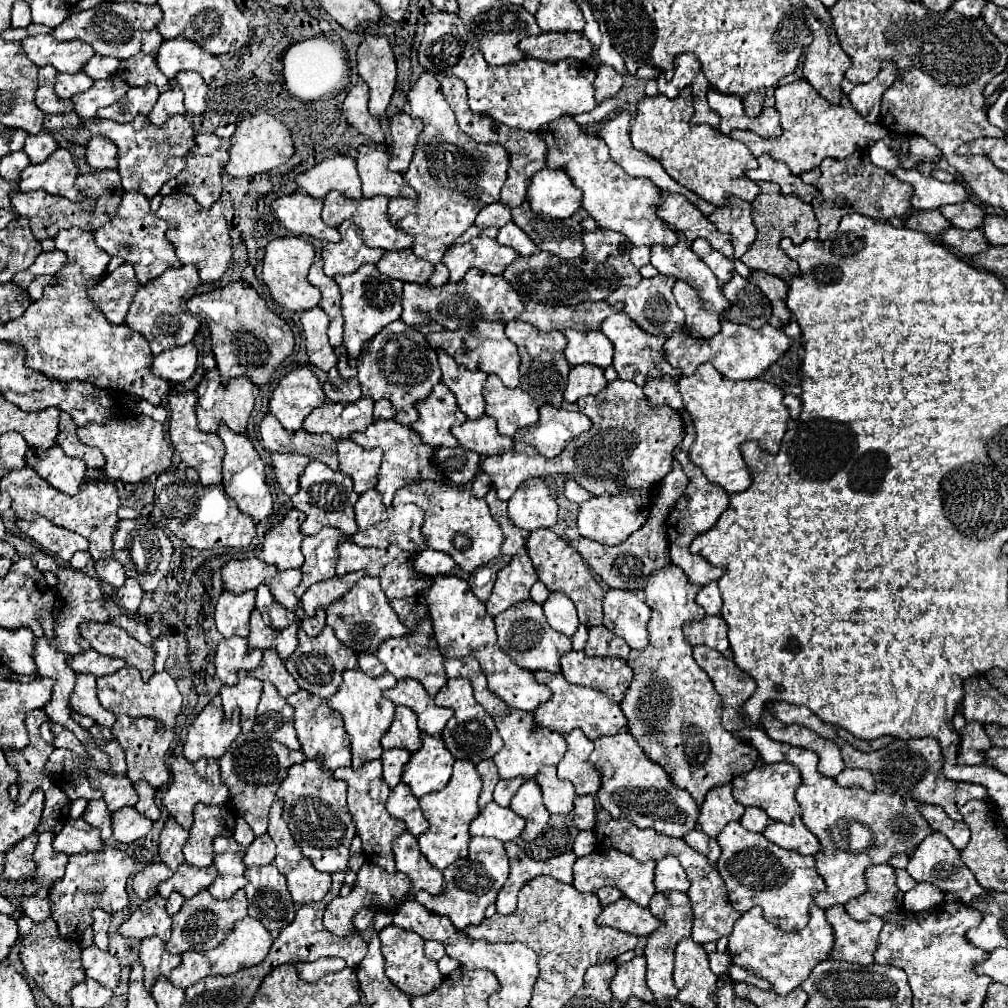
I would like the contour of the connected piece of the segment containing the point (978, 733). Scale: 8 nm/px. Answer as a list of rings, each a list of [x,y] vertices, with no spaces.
[[[957,712],[953,718],[953,726],[961,736],[957,750],[957,764],[981,764],[985,750],[991,748],[991,742],[983,730],[983,724],[965,722],[965,718]]]

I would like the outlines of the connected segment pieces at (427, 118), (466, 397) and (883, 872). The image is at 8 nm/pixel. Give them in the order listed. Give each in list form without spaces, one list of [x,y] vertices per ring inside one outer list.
[[[423,72],[413,84],[409,92],[409,108],[411,116],[421,118],[425,124],[417,138],[413,160],[403,174],[409,186],[415,188],[417,198],[391,198],[389,222],[399,230],[407,230],[407,234],[413,234],[411,250],[419,258],[435,264],[435,272],[427,284],[441,286],[449,278],[447,268],[439,266],[447,248],[457,236],[473,226],[475,216],[483,206],[499,202],[499,190],[507,178],[509,152],[497,144],[497,158],[491,158],[489,152],[495,152],[495,148],[491,150],[491,146],[477,144],[473,138],[463,134],[449,102],[445,102],[445,96],[441,94],[437,78],[429,72]]]
[[[443,350],[439,354],[439,366],[443,372],[443,382],[455,394],[459,408],[467,414],[469,420],[477,420],[485,414],[485,398],[483,384],[487,380],[485,372],[473,372],[461,364],[457,364]]]
[[[889,864],[869,866],[869,870],[865,870],[865,882],[867,892],[845,904],[845,910],[853,920],[867,920],[871,914],[883,916],[903,908],[903,892],[895,886],[895,874]]]

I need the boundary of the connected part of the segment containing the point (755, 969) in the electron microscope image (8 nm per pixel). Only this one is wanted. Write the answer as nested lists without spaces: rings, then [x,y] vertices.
[[[815,904],[811,906],[809,924],[797,934],[787,934],[783,930],[777,930],[773,924],[765,922],[761,908],[755,906],[737,920],[729,936],[727,952],[733,954],[735,966],[751,970],[757,978],[769,980],[779,996],[787,996],[809,976],[809,972],[817,962],[829,958],[831,948],[833,948],[833,928],[825,920],[825,912]]]

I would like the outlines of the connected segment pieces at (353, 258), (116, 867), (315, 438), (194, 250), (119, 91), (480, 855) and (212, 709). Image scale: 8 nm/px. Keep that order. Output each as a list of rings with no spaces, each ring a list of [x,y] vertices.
[[[345,222],[339,226],[341,240],[337,244],[329,242],[321,250],[321,258],[325,262],[325,274],[337,276],[337,274],[351,274],[361,264],[377,264],[383,256],[381,248],[369,248],[361,240],[361,234],[353,222]]]
[[[115,848],[69,856],[65,876],[51,886],[49,896],[47,896],[49,908],[51,908],[51,918],[57,922],[61,938],[81,940],[83,932],[93,922],[93,918],[91,918],[93,908],[101,908],[109,914],[123,910],[127,906],[125,884],[133,872],[135,872],[135,862],[125,852],[115,850]]]
[[[265,414],[259,422],[263,446],[269,452],[295,452],[319,460],[333,470],[339,470],[337,444],[331,434],[309,434],[305,430],[285,430],[273,414]]]
[[[171,192],[163,198],[157,216],[169,224],[167,238],[177,248],[177,258],[183,264],[195,264],[199,270],[199,278],[203,282],[213,282],[223,276],[223,272],[231,262],[233,246],[229,242],[229,226],[223,218],[219,202],[215,202],[209,210],[205,210],[201,204],[193,200],[193,196],[183,192]]]
[[[117,76],[117,82],[115,82],[115,78],[95,80],[87,92],[73,96],[71,102],[75,106],[75,114],[81,120],[91,120],[91,118],[95,118],[99,108],[119,102],[127,94],[127,90],[129,90],[129,86],[125,84],[125,80],[121,76]]]
[[[471,838],[469,856],[453,862],[443,870],[445,882],[443,882],[441,894],[431,896],[421,890],[415,894],[415,900],[423,904],[429,912],[449,916],[457,930],[465,930],[469,924],[477,926],[485,918],[485,910],[491,902],[495,902],[497,892],[507,880],[507,874],[509,874],[509,860],[507,860],[503,842],[495,838]]]
[[[207,704],[191,722],[187,740],[183,744],[183,756],[189,762],[199,758],[219,758],[229,744],[241,732],[240,715],[227,719],[221,706]]]

